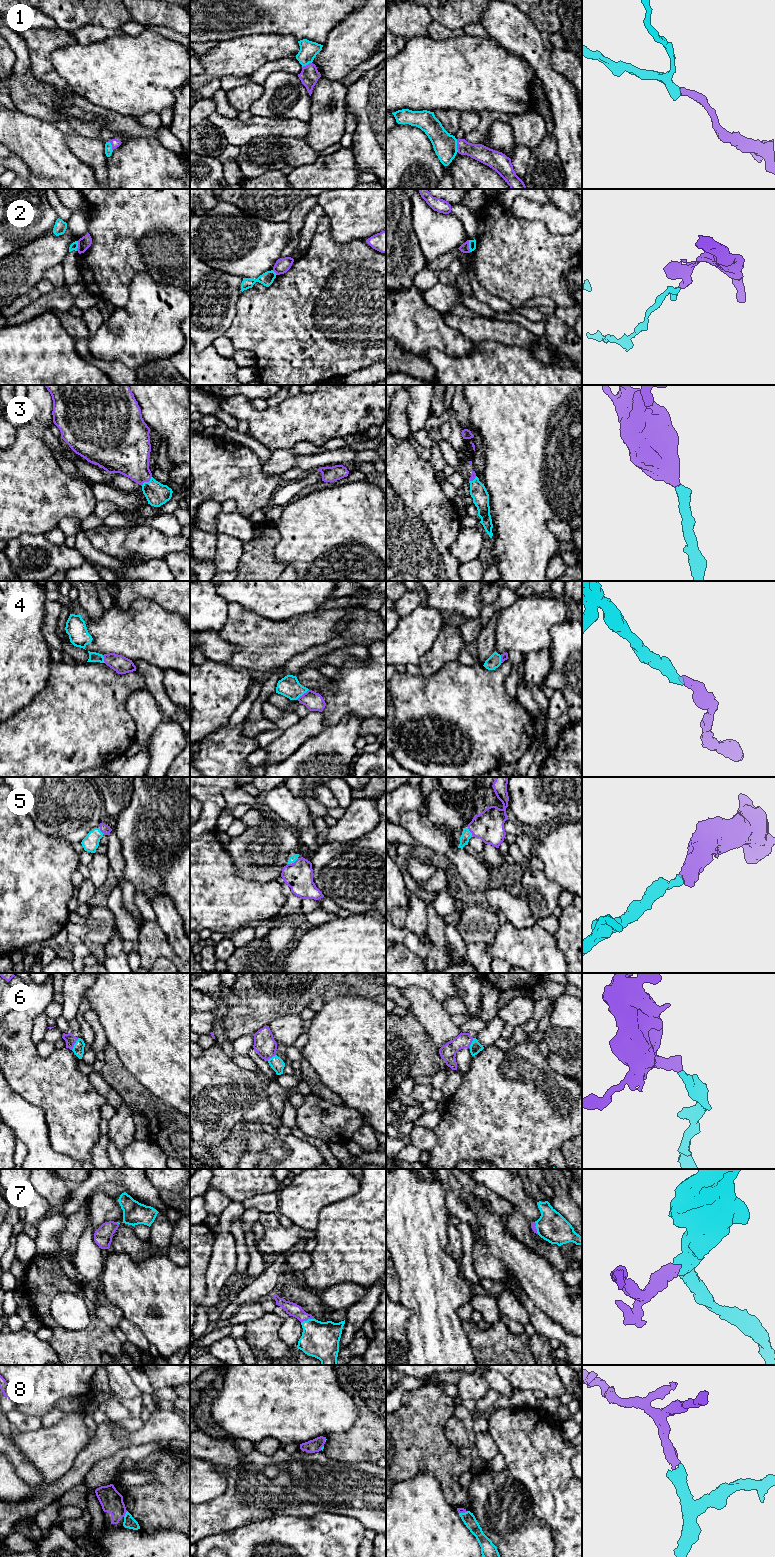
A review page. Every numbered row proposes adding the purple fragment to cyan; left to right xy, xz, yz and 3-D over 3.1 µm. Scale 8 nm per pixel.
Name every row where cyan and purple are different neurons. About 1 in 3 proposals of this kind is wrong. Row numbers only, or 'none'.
2

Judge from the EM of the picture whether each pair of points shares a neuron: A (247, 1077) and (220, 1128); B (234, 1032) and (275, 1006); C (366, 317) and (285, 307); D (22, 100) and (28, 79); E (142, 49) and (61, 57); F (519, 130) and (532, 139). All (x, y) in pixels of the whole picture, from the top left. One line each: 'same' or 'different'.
A: same
B: same
C: same
D: same
E: same
F: same

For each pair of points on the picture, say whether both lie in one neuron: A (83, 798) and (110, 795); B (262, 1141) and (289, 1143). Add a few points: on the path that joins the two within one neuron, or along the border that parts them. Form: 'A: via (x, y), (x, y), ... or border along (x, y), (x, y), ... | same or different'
A: border along (95, 787), (102, 801), (104, 811) | different
B: via (269, 1148), (282, 1149) | same

